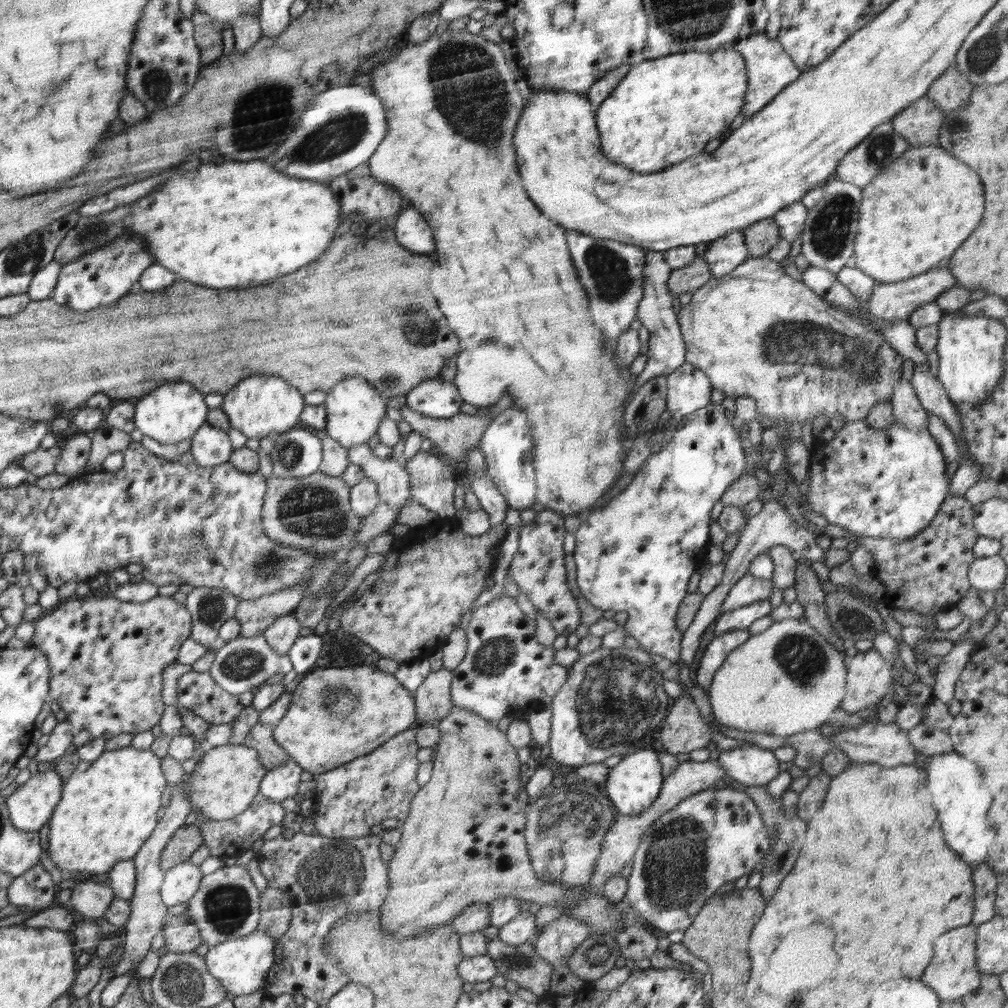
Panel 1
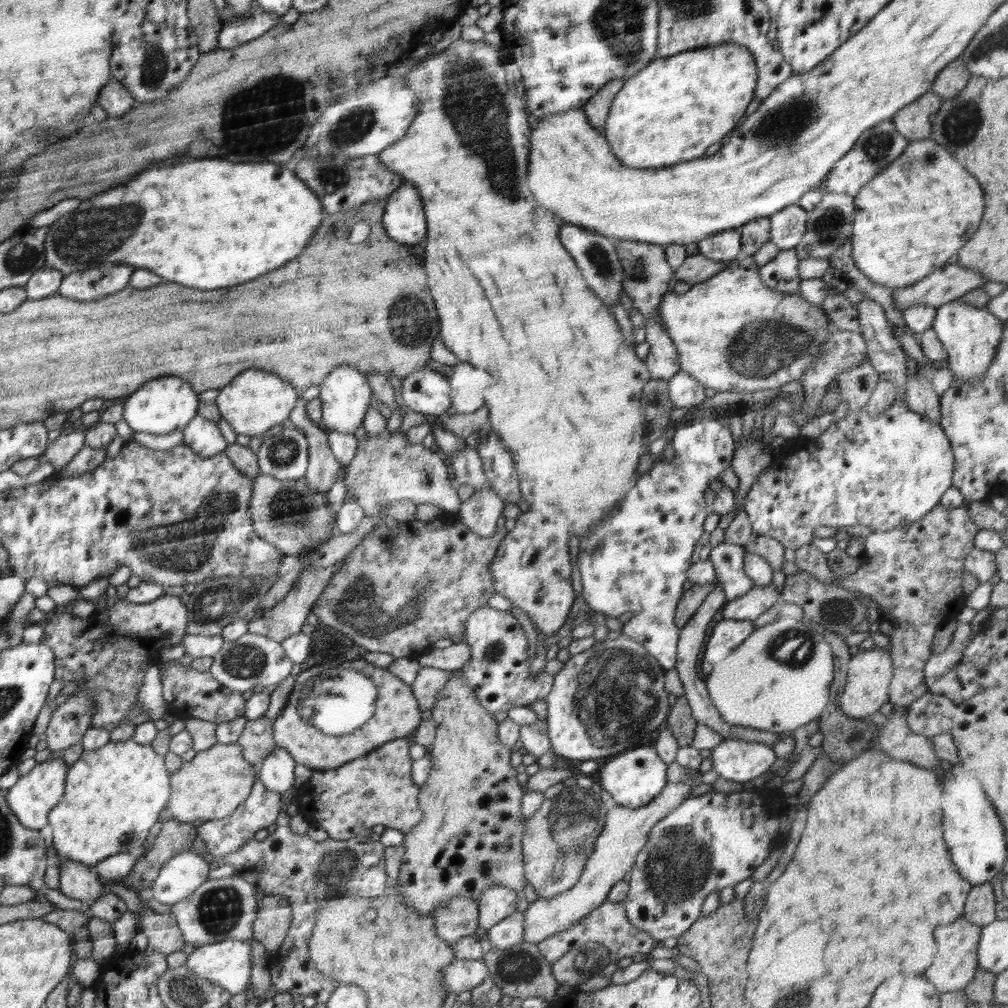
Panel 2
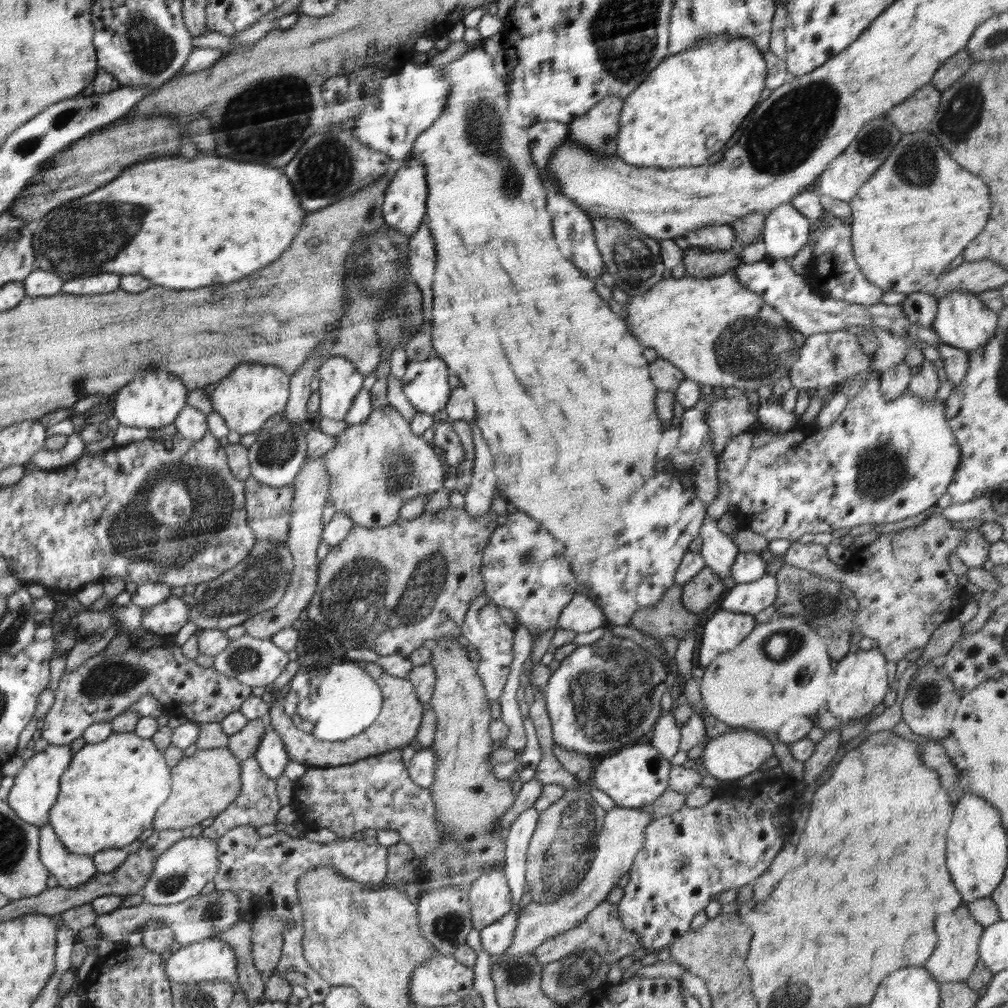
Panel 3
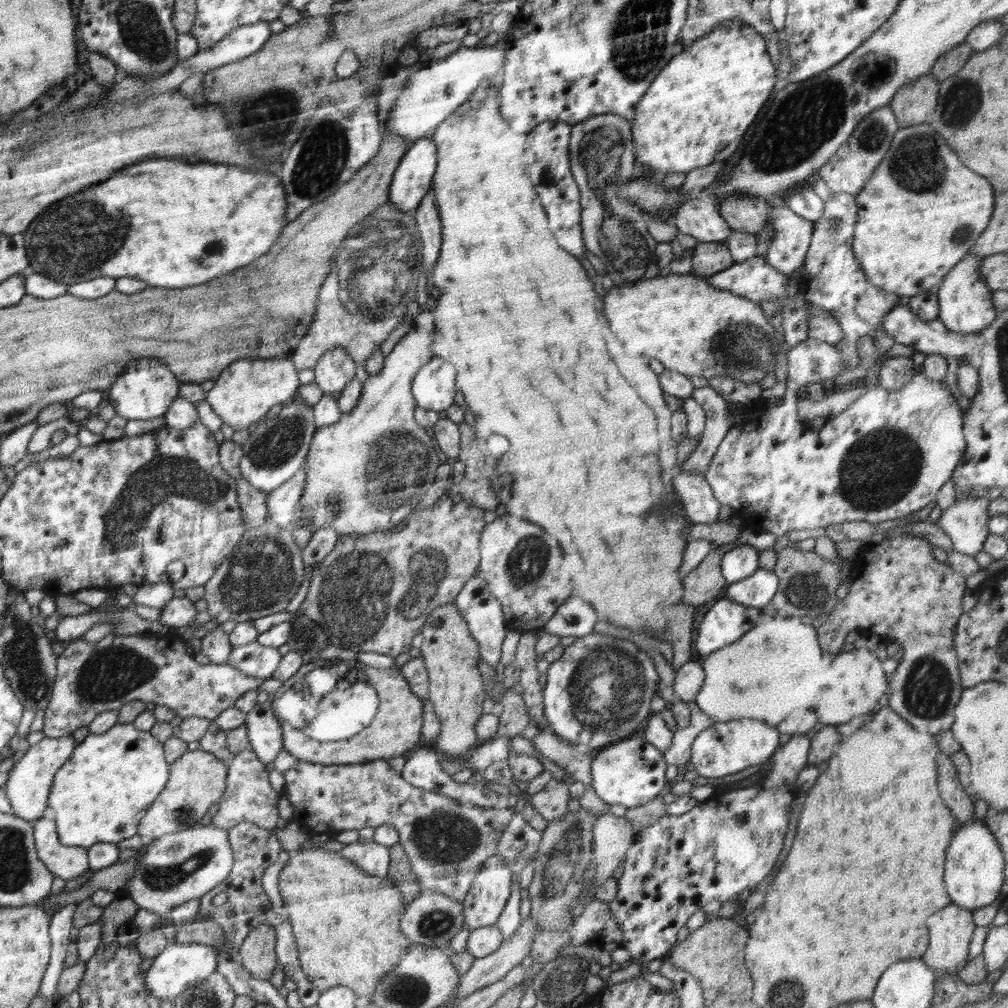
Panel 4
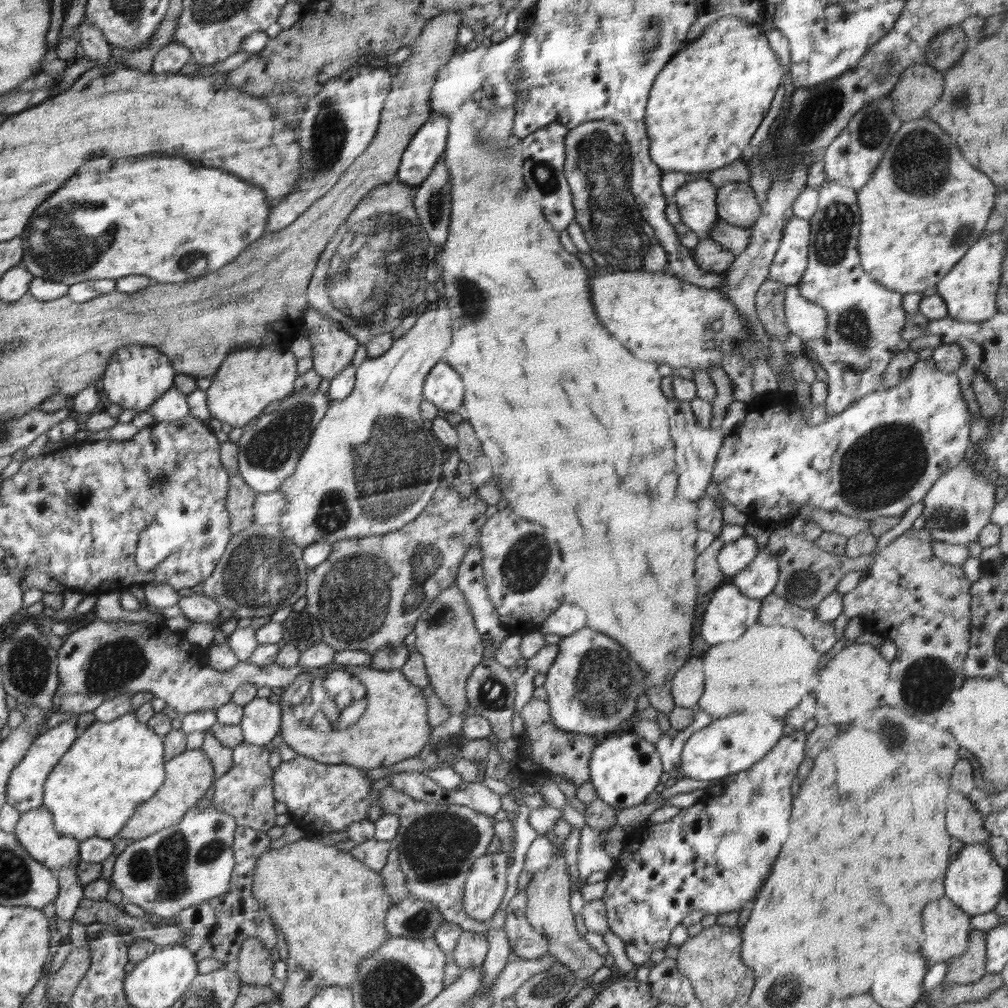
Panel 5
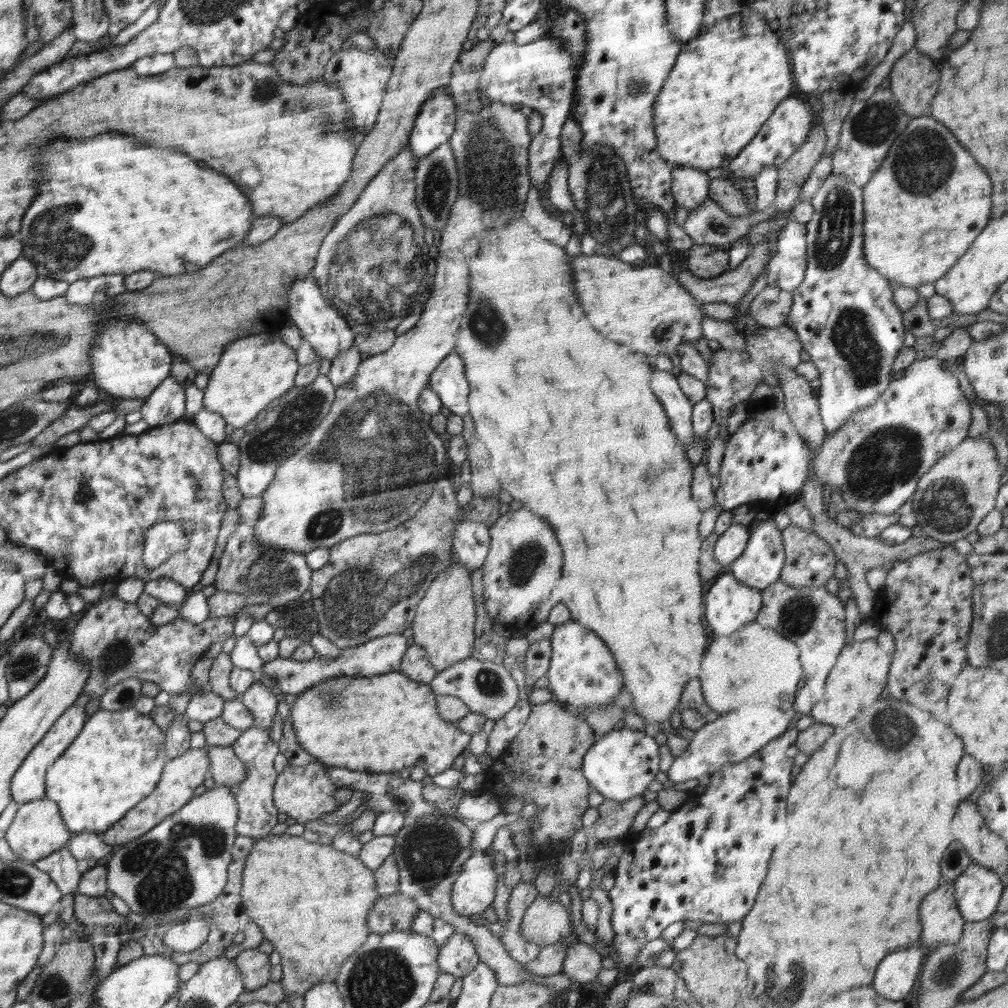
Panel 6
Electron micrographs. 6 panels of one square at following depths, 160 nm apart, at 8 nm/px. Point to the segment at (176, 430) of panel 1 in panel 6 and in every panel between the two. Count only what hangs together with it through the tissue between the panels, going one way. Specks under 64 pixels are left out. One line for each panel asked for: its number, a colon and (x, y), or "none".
2: (168, 404)
3: (154, 400)
4: (143, 392)
5: (138, 375)
6: (128, 361)

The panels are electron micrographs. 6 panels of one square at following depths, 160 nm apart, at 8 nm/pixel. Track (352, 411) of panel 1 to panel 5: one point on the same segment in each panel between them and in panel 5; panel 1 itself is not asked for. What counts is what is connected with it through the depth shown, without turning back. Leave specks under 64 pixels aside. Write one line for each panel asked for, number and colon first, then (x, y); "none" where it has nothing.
2: (345, 393)
3: (339, 381)
4: (335, 367)
5: (333, 348)

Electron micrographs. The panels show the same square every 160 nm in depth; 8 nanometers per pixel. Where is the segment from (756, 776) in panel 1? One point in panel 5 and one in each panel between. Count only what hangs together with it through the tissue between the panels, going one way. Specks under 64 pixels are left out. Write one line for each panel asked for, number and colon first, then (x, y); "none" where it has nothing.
2: (738, 760)
3: (729, 756)
4: (724, 748)
5: (730, 744)

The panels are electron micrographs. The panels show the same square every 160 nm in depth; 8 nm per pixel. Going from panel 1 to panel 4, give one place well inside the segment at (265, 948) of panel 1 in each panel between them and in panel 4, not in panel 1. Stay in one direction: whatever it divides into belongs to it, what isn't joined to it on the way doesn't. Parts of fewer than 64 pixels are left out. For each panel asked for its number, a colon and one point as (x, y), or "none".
2: (228, 964)
3: (208, 960)
4: (180, 965)

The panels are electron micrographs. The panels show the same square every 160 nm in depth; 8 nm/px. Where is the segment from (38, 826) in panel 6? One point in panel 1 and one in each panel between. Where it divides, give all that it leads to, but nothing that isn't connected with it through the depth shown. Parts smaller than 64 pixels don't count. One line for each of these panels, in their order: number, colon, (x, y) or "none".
1: (92, 900)
2: (77, 881)
3: (71, 870)
4: (67, 862)
5: (36, 831)

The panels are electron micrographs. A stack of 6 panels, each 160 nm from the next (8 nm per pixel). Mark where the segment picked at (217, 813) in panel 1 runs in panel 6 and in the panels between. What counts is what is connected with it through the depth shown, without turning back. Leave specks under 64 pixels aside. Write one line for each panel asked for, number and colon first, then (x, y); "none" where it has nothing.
2: (212, 785)
3: (204, 784)
4: (198, 778)
5: (190, 774)
6: (186, 772)

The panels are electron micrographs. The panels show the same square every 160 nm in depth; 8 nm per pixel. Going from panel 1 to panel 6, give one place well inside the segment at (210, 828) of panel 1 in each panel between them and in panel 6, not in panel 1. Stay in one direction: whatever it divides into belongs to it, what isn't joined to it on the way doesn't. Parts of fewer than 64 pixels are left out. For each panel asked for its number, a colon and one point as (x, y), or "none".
2: (225, 835)
3: (257, 804)
4: (249, 796)
5: (245, 792)
6: (257, 815)

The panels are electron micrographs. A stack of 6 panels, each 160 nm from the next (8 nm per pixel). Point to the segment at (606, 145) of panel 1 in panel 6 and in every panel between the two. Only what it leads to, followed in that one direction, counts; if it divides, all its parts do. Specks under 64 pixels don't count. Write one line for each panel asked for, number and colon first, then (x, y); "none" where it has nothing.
2: (671, 111)
3: (688, 107)
4: (723, 80)
5: (724, 81)
6: (721, 91)

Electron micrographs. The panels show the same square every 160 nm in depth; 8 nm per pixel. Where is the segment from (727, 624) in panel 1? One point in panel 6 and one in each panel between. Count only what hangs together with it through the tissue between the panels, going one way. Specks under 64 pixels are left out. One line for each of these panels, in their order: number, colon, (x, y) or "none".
2: (758, 599)
3: (752, 597)
4: (757, 590)
5: (757, 581)
6: (760, 565)

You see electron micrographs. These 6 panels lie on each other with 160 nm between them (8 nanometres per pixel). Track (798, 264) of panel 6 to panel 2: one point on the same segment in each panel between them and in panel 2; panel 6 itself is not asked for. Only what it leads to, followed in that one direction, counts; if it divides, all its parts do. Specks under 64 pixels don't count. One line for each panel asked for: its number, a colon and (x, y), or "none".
2: (788, 225)
3: (786, 231)
4: (791, 234)
5: (790, 261)

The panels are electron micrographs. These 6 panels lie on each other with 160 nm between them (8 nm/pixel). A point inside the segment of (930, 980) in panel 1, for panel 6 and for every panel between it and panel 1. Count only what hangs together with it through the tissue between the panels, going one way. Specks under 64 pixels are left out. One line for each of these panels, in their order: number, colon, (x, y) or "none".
2: (955, 965)
3: (955, 957)
4: (951, 929)
5: (948, 929)
6: (942, 924)

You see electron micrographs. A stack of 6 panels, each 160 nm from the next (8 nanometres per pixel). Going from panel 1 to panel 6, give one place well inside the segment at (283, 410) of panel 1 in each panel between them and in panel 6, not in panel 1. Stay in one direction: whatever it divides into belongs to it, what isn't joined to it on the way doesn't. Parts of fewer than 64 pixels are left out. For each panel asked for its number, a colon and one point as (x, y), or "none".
2: (257, 400)
3: (252, 393)
4: (248, 389)
5: (251, 379)
6: (255, 370)

